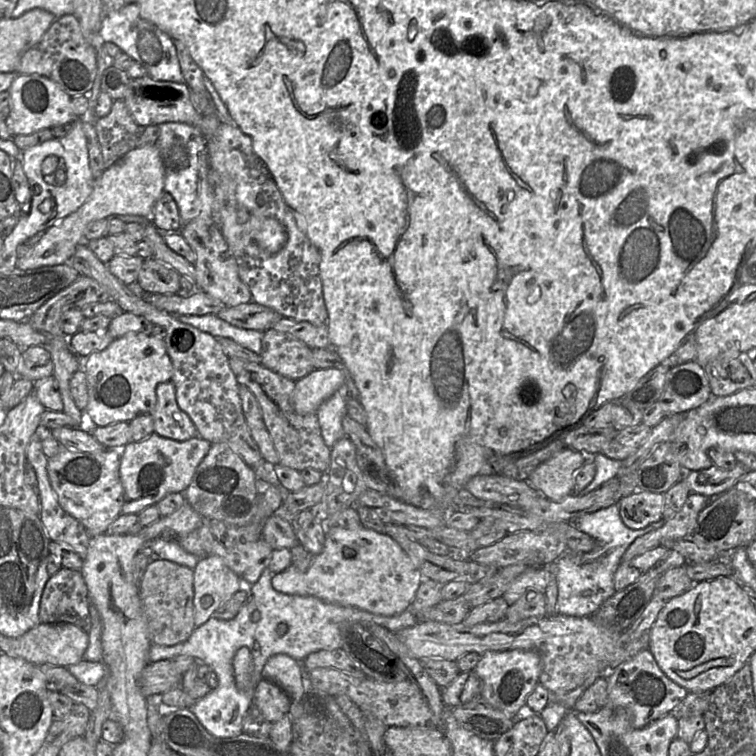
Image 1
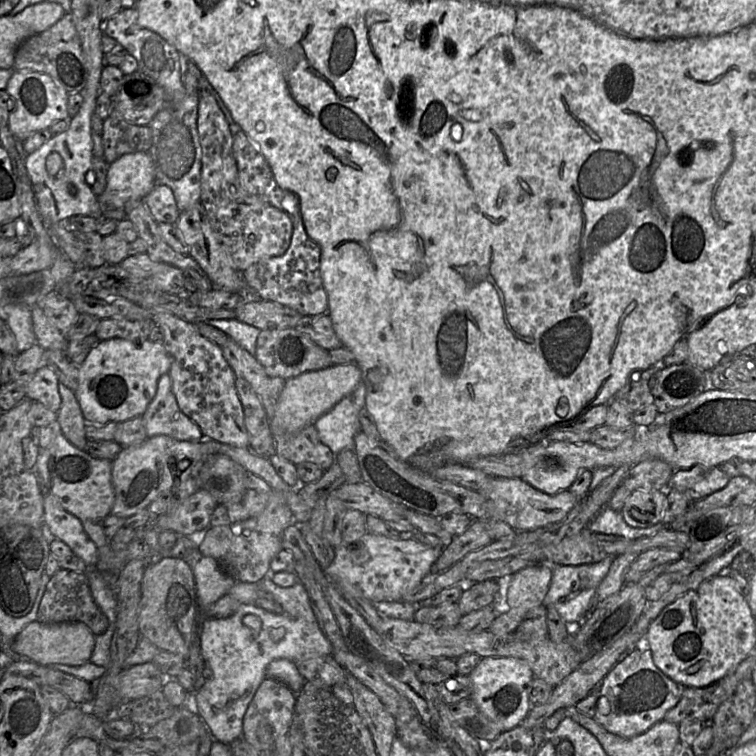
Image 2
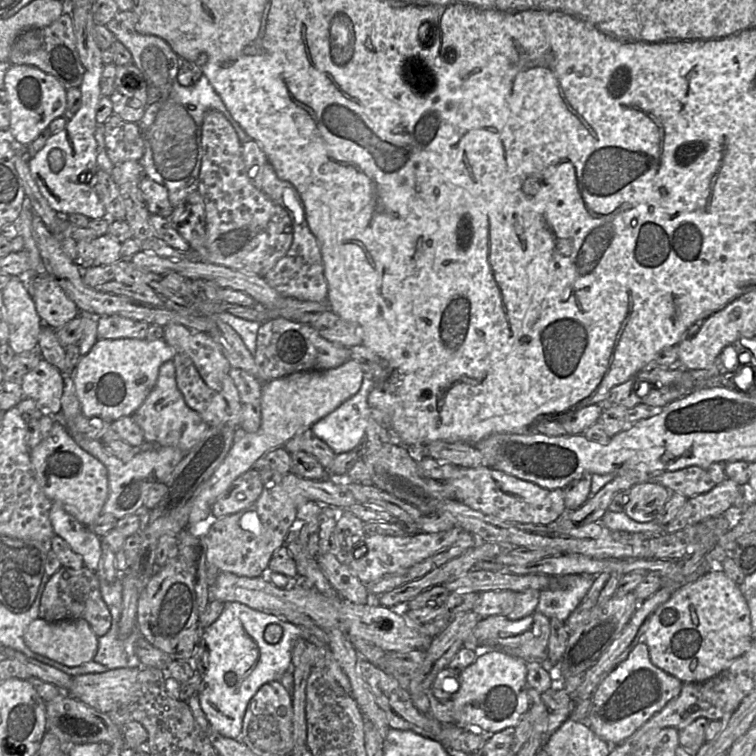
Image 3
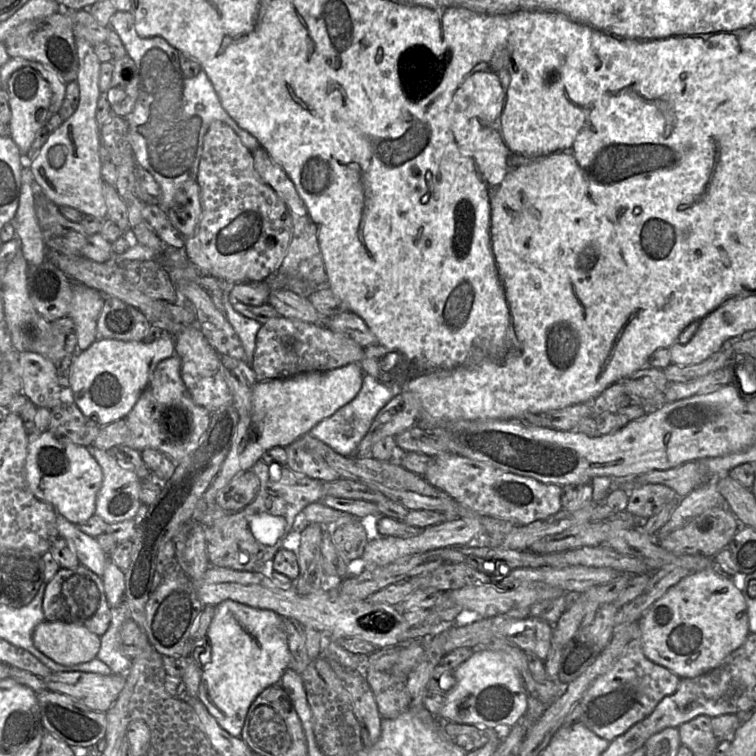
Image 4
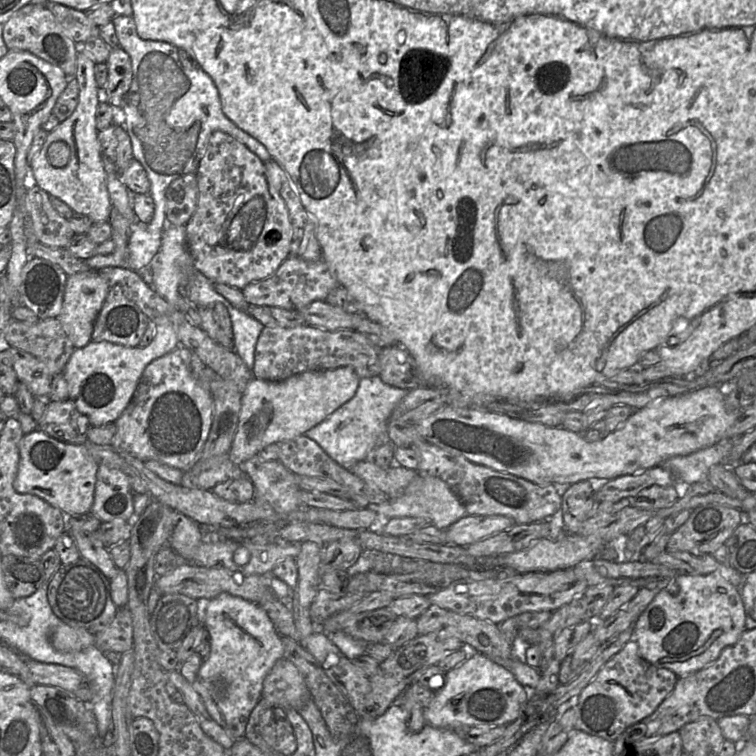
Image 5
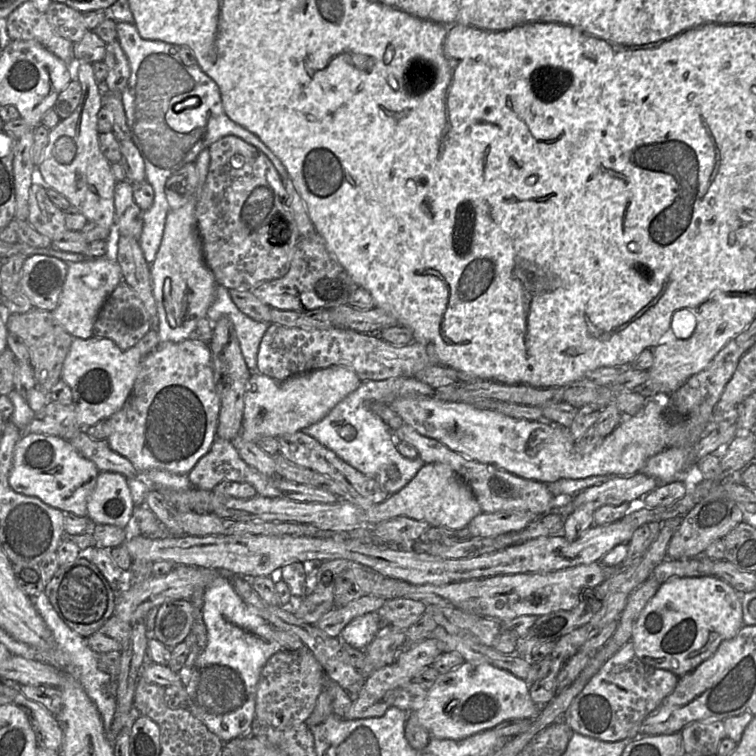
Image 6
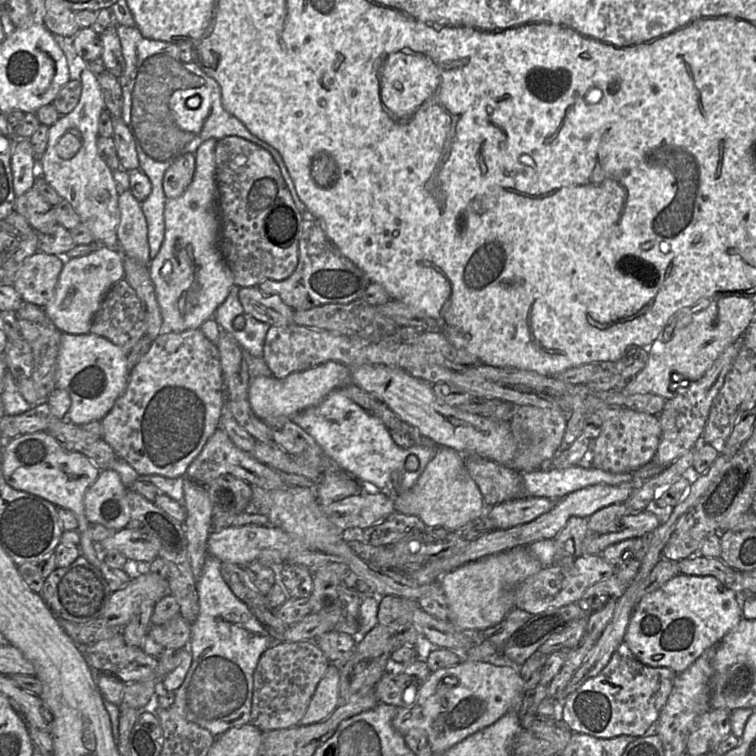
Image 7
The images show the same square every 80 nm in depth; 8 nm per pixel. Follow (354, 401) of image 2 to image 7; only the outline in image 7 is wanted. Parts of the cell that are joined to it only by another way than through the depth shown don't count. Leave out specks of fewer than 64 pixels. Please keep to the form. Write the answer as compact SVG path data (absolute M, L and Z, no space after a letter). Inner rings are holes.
M340 390L330 392L319 404L309 407L292 417L292 420L322 447L339 467L360 482L372 483L381 491L391 495L395 492L390 476L399 471L402 476L400 490L406 491L417 482L437 449L429 446L412 445L401 448L392 439L390 430L374 414L363 409ZM409 456L418 458L418 468L408 470L405 466Z

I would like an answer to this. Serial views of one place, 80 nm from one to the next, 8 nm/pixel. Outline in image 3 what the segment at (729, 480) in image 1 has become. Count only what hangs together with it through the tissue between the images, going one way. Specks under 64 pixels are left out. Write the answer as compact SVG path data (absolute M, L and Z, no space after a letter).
M713 463L708 467L690 466L675 471L659 472L653 481L686 498L706 493L726 478L724 466Z

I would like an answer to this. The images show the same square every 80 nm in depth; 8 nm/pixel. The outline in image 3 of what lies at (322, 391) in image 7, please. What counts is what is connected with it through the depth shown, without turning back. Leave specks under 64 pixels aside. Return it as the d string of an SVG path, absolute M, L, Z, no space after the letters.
M349 359L336 368L297 372L263 383L260 428L254 433L248 433L240 427L235 430L235 440L228 454L209 480L201 486L193 501L188 527L206 519L212 513L214 503L229 485L250 470L268 451L283 447L292 437L311 428L315 422L355 395L361 387L363 374L359 363Z

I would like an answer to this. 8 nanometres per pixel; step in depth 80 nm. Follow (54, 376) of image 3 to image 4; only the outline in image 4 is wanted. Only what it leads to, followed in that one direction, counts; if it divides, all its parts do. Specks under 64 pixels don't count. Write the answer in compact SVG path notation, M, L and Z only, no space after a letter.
M31 351L19 353L22 393L36 406L50 410L62 404L56 365Z

